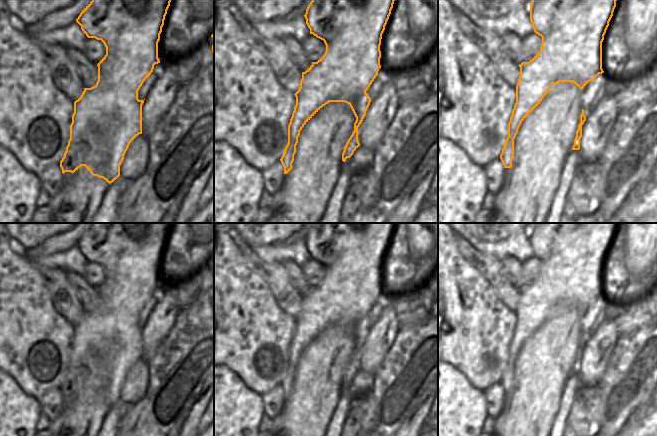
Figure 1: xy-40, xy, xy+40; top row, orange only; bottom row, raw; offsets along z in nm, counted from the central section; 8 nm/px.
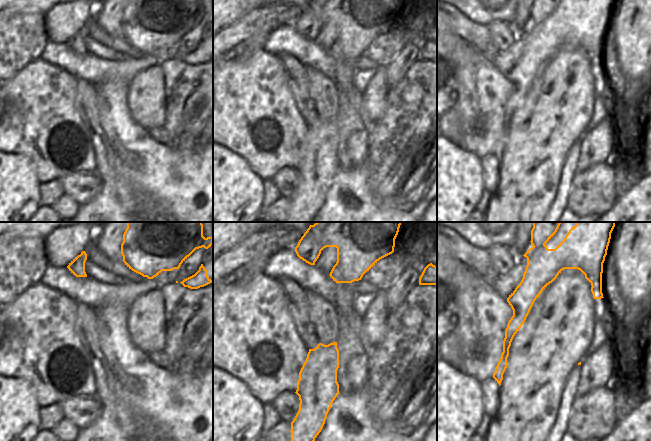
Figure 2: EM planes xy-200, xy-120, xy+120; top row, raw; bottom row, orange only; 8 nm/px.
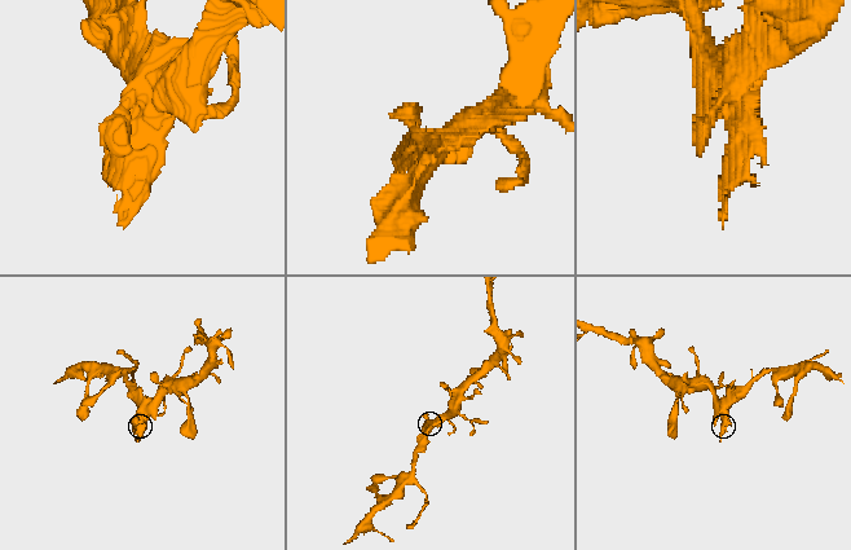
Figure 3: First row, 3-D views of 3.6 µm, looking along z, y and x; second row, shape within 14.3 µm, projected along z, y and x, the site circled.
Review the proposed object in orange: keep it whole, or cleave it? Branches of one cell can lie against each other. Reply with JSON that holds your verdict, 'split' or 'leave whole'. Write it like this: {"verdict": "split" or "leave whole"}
{"verdict": "split"}

